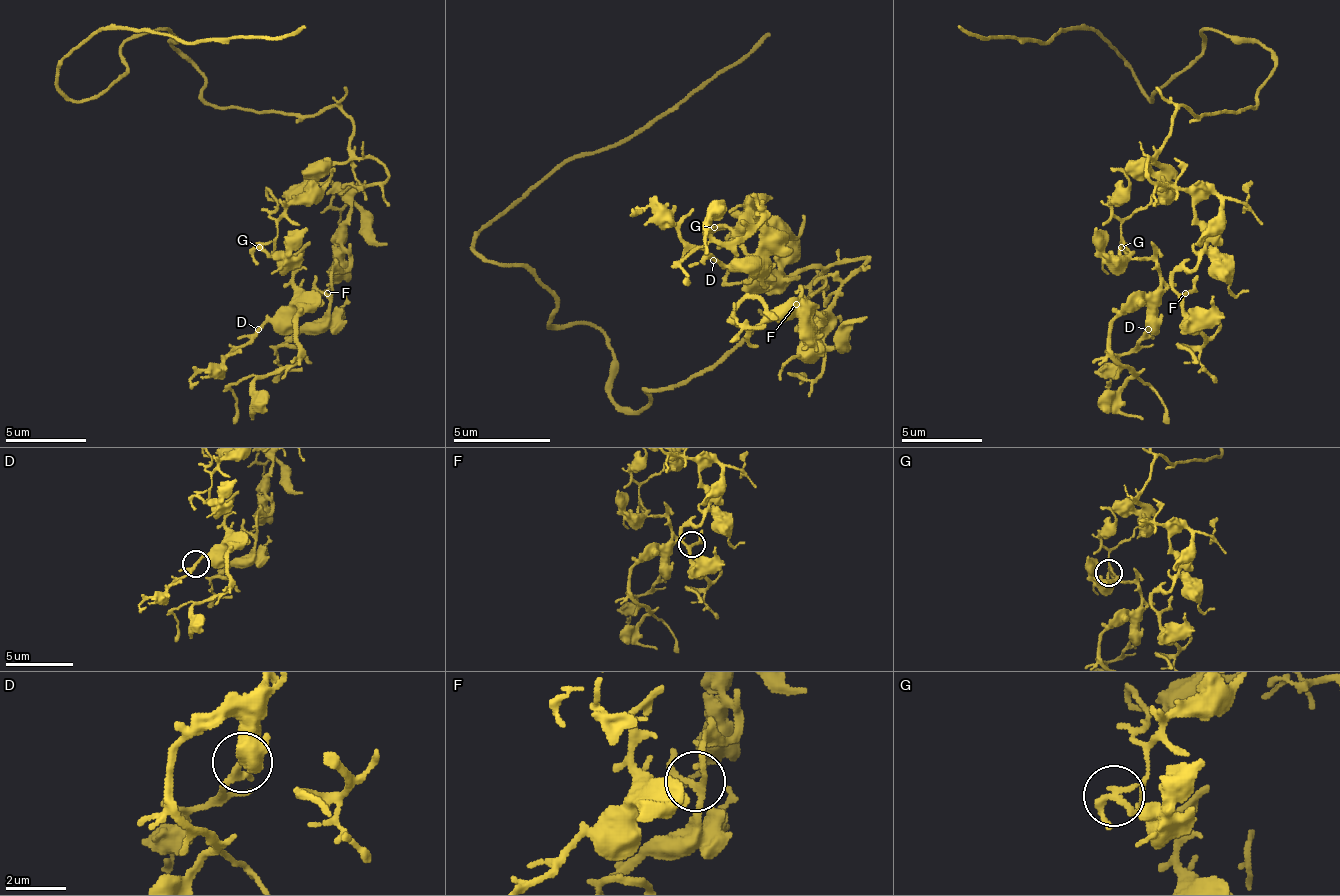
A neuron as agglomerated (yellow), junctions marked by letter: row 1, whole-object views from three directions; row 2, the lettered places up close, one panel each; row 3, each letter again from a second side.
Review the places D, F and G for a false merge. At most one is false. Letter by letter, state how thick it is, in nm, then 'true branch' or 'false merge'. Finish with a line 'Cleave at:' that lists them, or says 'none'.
D: 200 nm | true branch
F: 190 nm | true branch
G: 200 nm | true branch
Cleave at: none

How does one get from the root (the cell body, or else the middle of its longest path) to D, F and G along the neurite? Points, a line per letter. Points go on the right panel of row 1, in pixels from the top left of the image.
D: (1258, 102), (1213, 114), (1185, 106), (1160, 154), (1111, 203), (1124, 244), (1148, 256), (1160, 276), (1148, 329)
F: (1258, 102), (1185, 106), (1148, 159), (1148, 179), (1180, 187), (1201, 228), (1201, 260), (1172, 276), (1185, 293)
G: (1258, 102), (1213, 114), (1185, 106), (1176, 114), (1160, 154), (1111, 203), (1120, 248)

